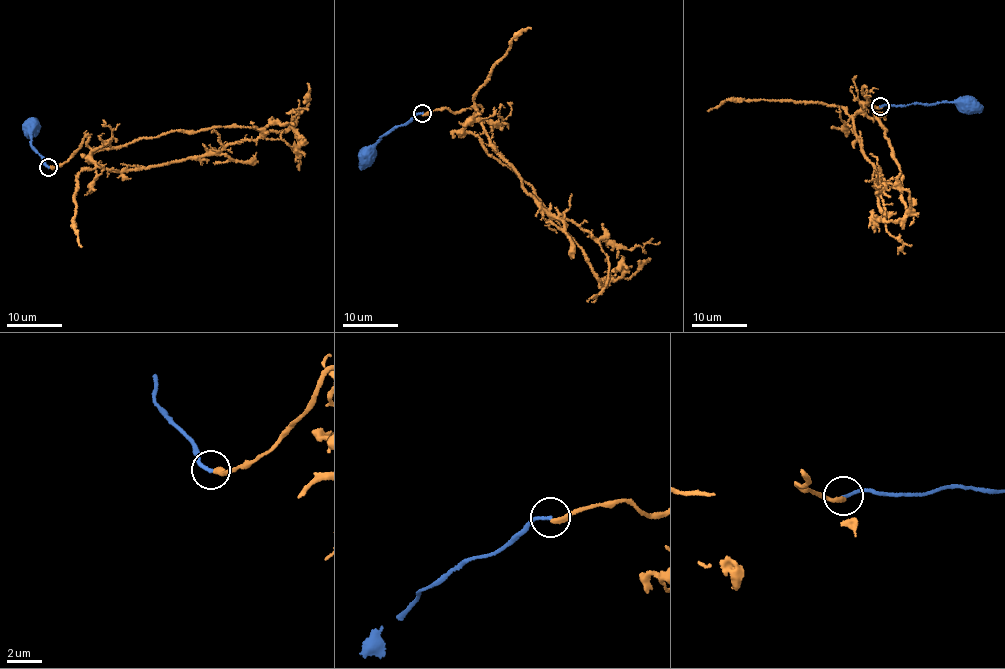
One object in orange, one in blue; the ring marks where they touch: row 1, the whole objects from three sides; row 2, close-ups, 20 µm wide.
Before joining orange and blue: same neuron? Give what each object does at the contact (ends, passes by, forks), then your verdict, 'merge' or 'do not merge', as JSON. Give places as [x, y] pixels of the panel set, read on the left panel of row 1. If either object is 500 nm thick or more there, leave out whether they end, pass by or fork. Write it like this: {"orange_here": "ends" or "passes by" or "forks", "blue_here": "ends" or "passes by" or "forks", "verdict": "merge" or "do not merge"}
{"orange_here": "ends", "blue_here": "ends", "verdict": "merge"}

